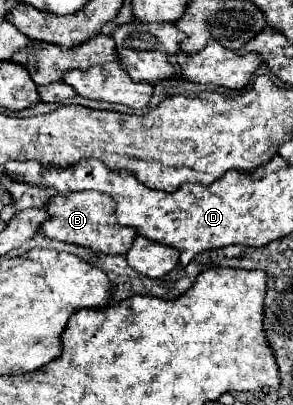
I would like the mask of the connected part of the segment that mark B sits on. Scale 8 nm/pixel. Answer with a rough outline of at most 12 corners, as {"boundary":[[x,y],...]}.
{"boundary":[[63,193],[45,209],[49,239],[125,255],[135,227],[119,225],[115,201]]}

